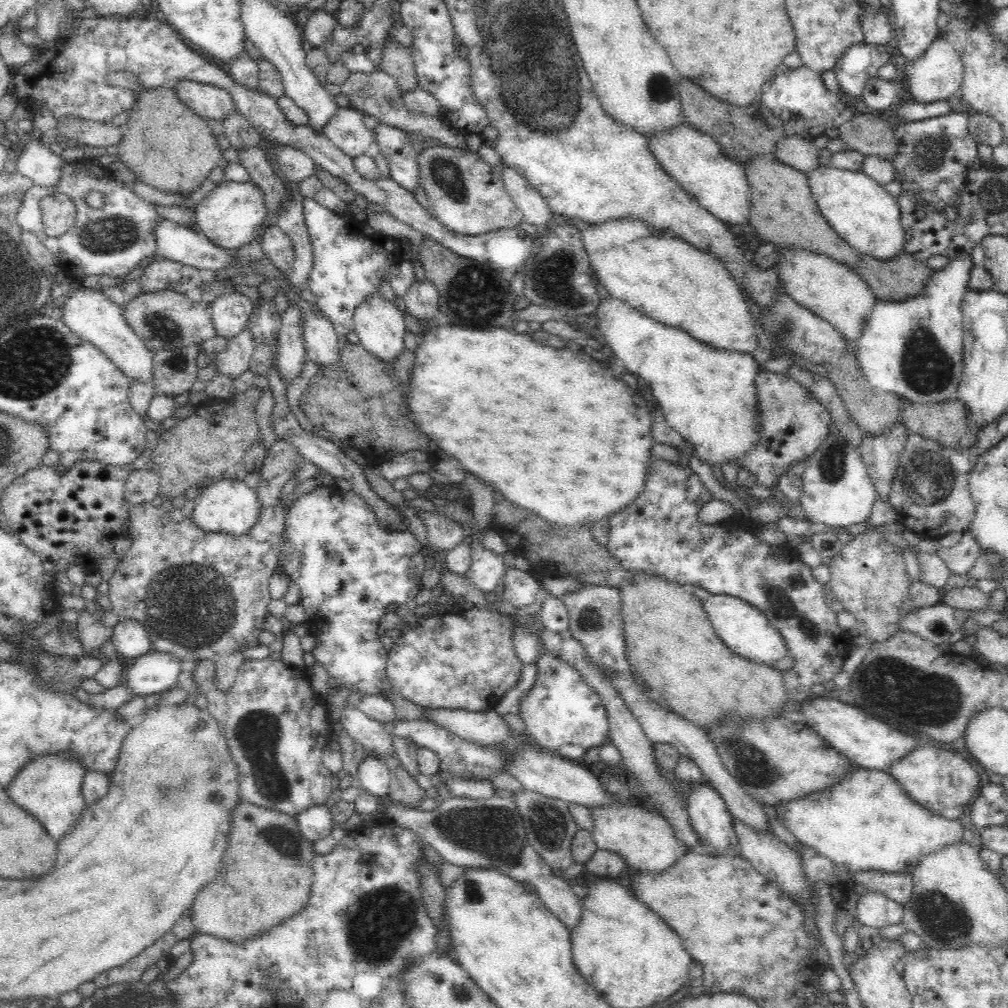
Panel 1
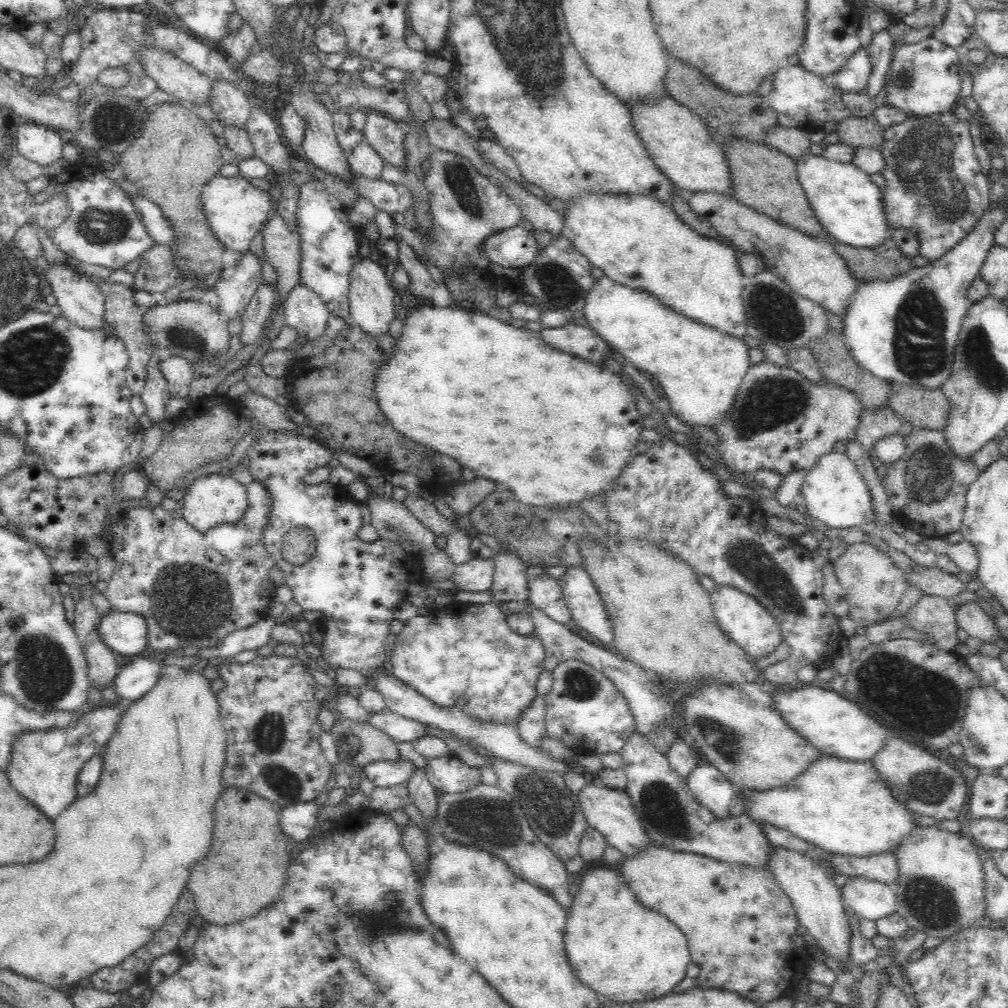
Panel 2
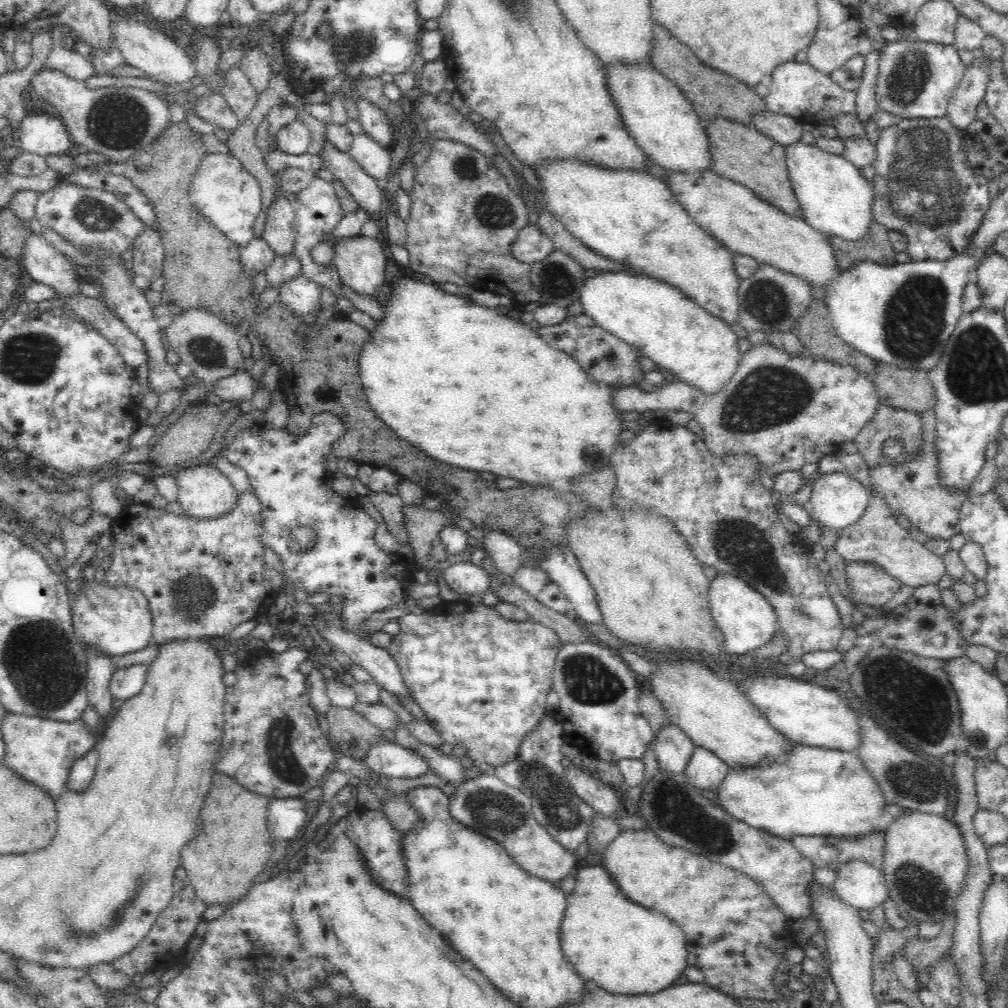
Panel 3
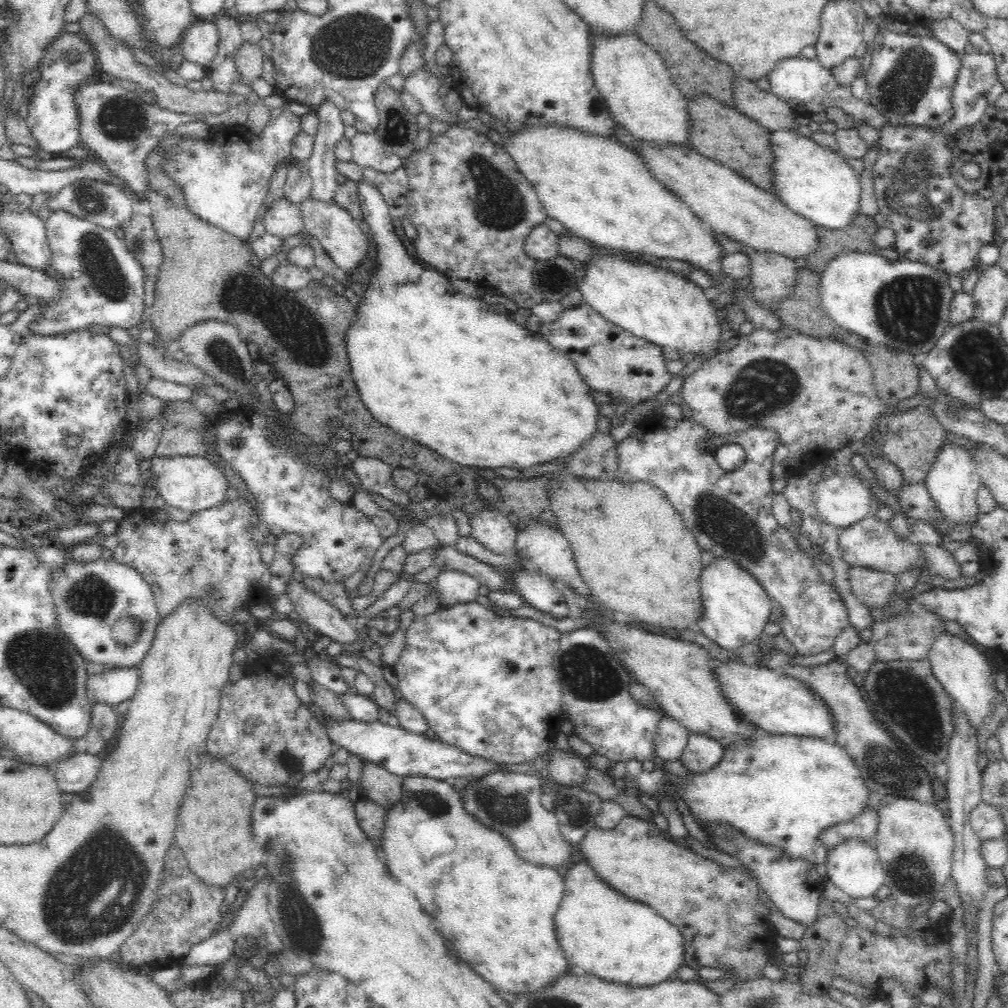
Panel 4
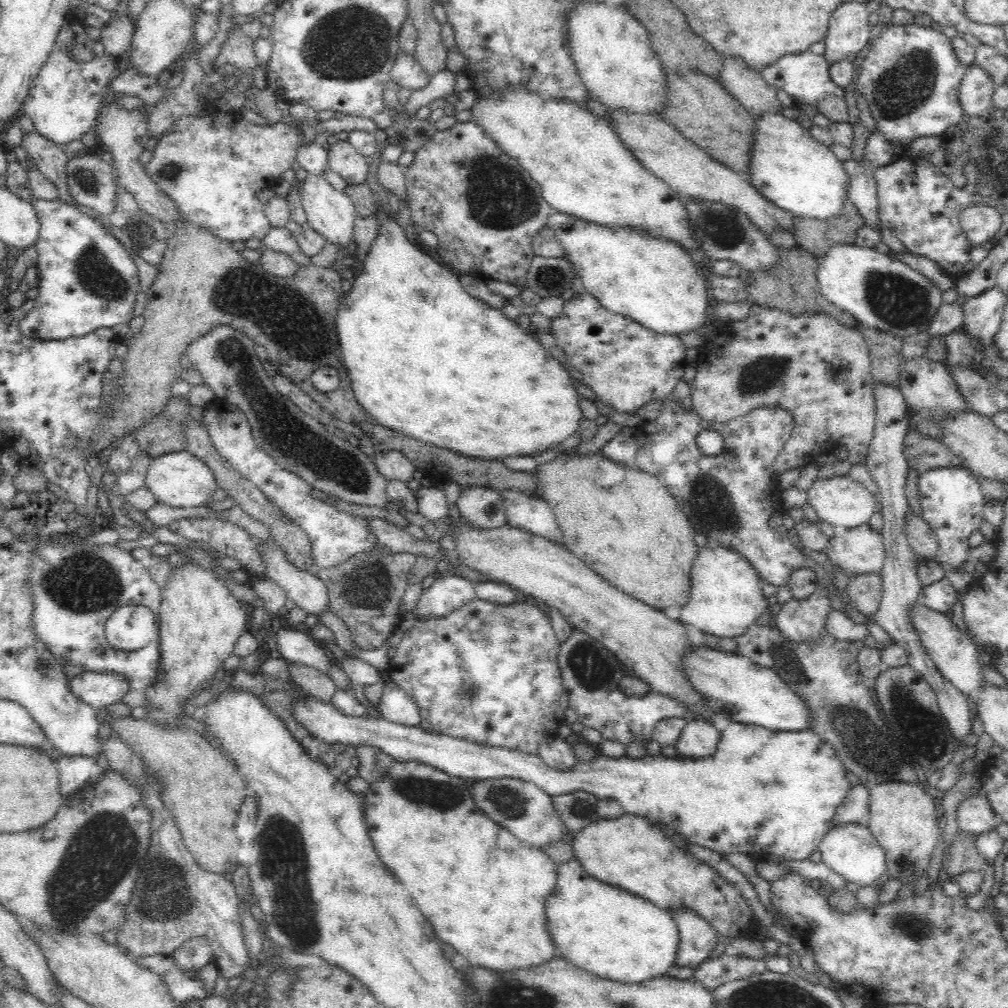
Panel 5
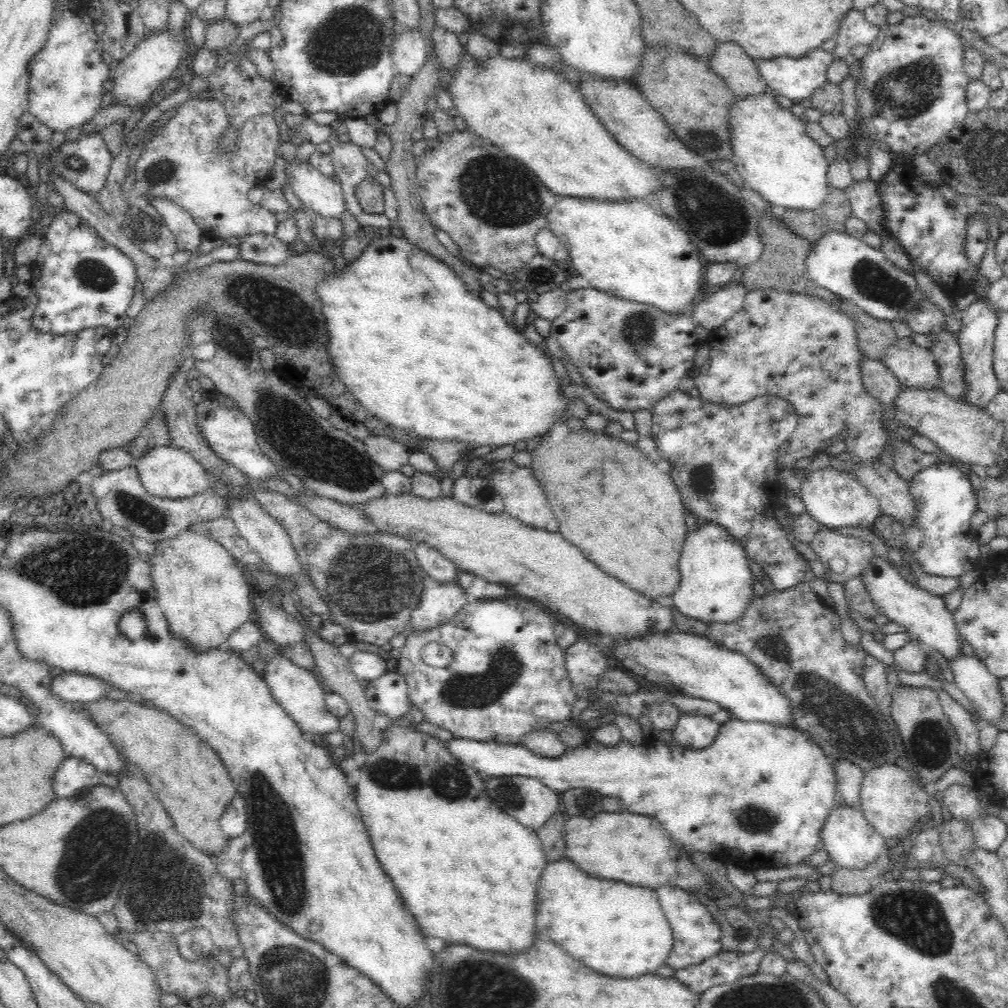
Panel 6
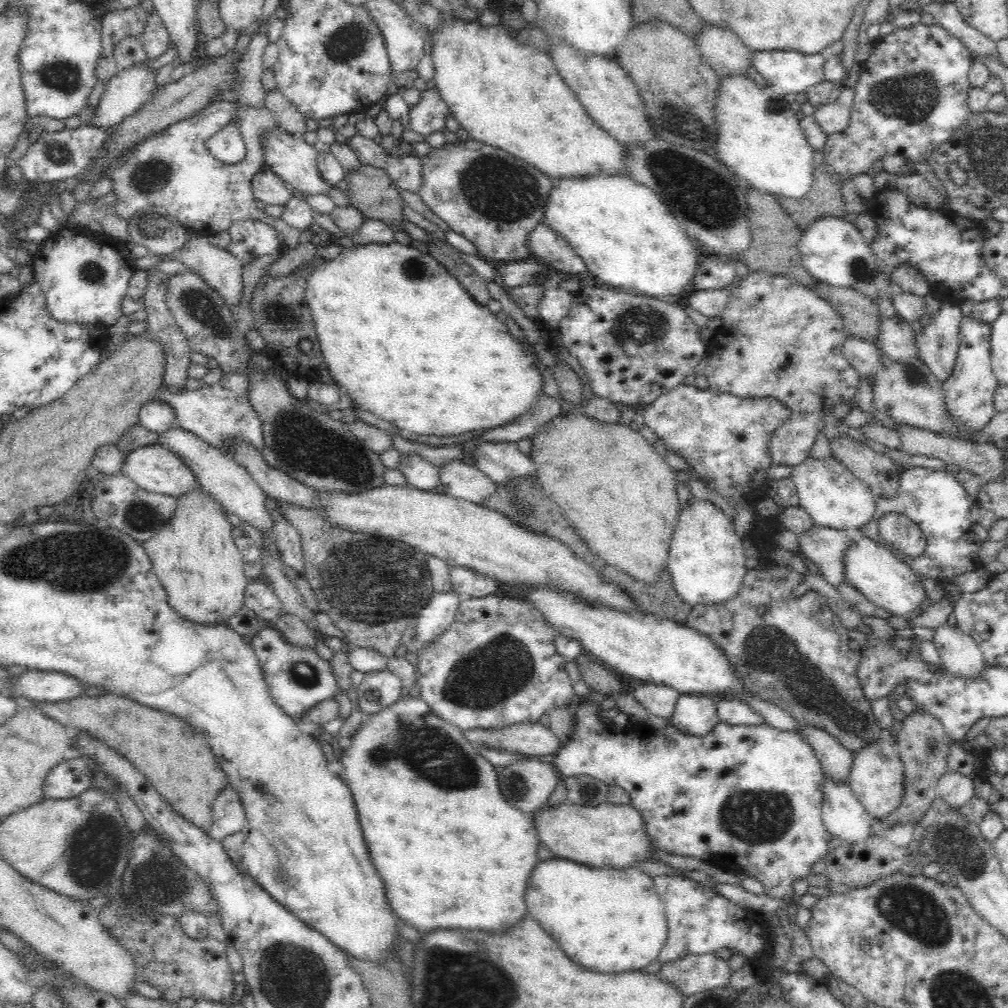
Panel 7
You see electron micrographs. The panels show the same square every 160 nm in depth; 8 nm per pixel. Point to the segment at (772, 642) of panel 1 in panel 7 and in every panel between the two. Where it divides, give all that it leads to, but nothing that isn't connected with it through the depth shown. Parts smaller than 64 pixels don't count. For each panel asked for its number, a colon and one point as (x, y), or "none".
2: (740, 616)
3: (746, 619)
4: (736, 608)
5: (726, 598)
6: (716, 585)
7: (706, 561)

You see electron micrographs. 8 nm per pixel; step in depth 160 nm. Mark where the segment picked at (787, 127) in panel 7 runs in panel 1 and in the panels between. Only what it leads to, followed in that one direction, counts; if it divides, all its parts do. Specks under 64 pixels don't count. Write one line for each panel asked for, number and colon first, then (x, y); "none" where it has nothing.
1: (861, 211)
2: (849, 205)
3: (835, 198)
4: (815, 182)
5: (793, 171)
6: (772, 152)

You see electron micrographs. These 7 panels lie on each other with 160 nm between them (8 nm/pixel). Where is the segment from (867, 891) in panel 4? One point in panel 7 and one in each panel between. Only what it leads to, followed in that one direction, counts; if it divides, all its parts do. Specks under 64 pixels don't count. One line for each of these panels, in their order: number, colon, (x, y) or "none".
5: (851, 851)
6: (849, 840)
7: (843, 816)

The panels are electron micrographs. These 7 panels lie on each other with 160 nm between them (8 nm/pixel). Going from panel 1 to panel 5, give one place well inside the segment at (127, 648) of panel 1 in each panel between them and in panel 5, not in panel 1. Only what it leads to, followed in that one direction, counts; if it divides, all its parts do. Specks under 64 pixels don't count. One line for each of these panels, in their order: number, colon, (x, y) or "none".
2: (125, 633)
3: (114, 620)
4: (96, 602)
5: (76, 587)

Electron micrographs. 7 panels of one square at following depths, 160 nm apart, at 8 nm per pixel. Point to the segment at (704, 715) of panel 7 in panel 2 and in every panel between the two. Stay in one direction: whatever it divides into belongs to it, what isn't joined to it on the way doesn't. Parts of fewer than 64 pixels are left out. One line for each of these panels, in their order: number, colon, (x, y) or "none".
2: (711, 789)
3: (705, 772)
4: (702, 754)
5: (699, 739)
6: (691, 731)

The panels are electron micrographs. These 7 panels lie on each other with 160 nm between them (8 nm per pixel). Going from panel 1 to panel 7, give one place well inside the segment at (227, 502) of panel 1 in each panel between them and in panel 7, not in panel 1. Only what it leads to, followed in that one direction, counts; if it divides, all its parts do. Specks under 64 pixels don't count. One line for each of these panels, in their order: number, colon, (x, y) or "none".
2: (214, 499)
3: (204, 492)
4: (192, 483)
5: (178, 479)
6: (169, 472)
7: (155, 468)

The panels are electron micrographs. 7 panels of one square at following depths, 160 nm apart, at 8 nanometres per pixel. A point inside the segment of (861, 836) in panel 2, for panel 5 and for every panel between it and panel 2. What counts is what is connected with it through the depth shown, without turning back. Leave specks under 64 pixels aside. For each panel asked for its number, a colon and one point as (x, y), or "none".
3: (815, 791)
4: (781, 790)
5: (764, 792)

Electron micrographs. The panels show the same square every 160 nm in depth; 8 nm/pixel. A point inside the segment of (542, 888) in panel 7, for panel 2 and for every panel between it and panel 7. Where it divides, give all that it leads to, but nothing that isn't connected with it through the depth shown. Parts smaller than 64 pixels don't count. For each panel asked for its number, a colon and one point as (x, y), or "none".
2: (627, 953)
3: (613, 943)
4: (602, 932)
5: (606, 931)
6: (615, 929)

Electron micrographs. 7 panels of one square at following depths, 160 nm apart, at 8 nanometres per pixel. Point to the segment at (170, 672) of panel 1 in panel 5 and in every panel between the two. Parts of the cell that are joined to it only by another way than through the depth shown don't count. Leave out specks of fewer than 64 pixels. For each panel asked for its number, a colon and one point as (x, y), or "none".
2: (136, 677)
3: (126, 682)
4: (115, 685)
5: (98, 689)

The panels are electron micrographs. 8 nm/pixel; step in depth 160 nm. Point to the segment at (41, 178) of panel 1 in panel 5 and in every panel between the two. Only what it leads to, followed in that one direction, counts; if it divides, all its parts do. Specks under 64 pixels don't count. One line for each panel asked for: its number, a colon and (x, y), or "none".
2: (37, 143)
3: (41, 134)
4: (52, 117)
5: (62, 102)

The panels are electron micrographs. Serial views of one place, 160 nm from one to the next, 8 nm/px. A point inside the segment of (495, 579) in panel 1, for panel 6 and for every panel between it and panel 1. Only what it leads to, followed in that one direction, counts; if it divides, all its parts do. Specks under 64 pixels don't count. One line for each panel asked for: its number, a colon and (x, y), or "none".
2: (476, 575)
3: (466, 578)
4: (454, 587)
5: (450, 591)
6: (440, 601)

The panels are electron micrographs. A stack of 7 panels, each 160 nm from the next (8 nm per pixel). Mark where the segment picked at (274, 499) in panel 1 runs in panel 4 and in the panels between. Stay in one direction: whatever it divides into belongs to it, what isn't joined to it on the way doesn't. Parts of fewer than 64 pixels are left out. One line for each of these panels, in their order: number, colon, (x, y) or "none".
2: (192, 588)
3: (201, 577)
4: (210, 557)

